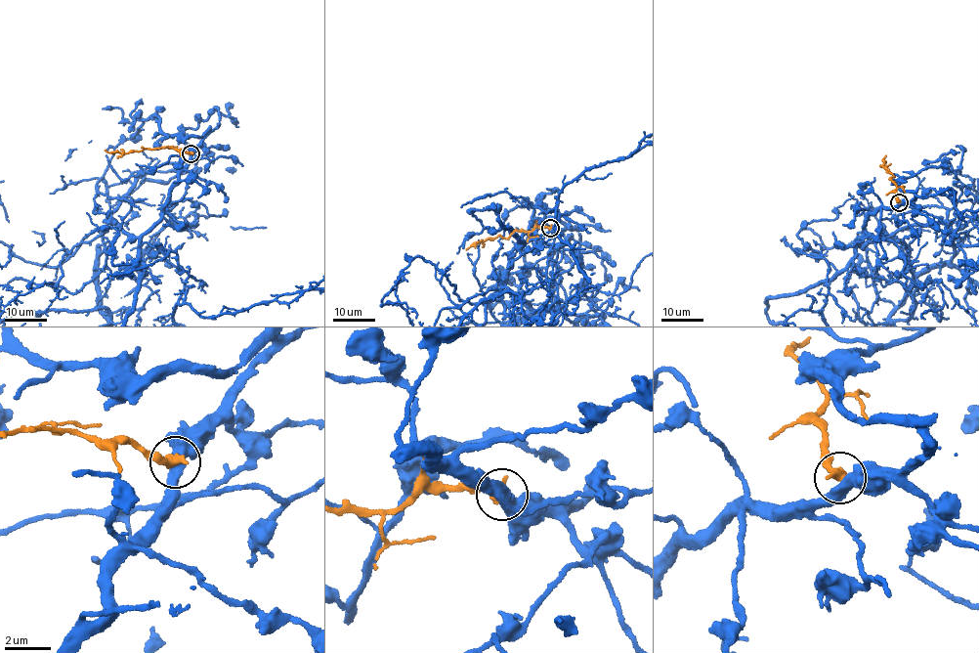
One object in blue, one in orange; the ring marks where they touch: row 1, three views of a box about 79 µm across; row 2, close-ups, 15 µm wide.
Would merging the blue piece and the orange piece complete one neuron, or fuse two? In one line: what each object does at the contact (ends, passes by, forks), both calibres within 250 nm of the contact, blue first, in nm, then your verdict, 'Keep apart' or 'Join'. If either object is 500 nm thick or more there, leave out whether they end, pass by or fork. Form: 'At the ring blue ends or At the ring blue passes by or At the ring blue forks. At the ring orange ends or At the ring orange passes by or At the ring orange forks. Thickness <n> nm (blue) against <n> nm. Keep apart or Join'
Thickness 500 nm (blue) against 440 nm. Keep apart

